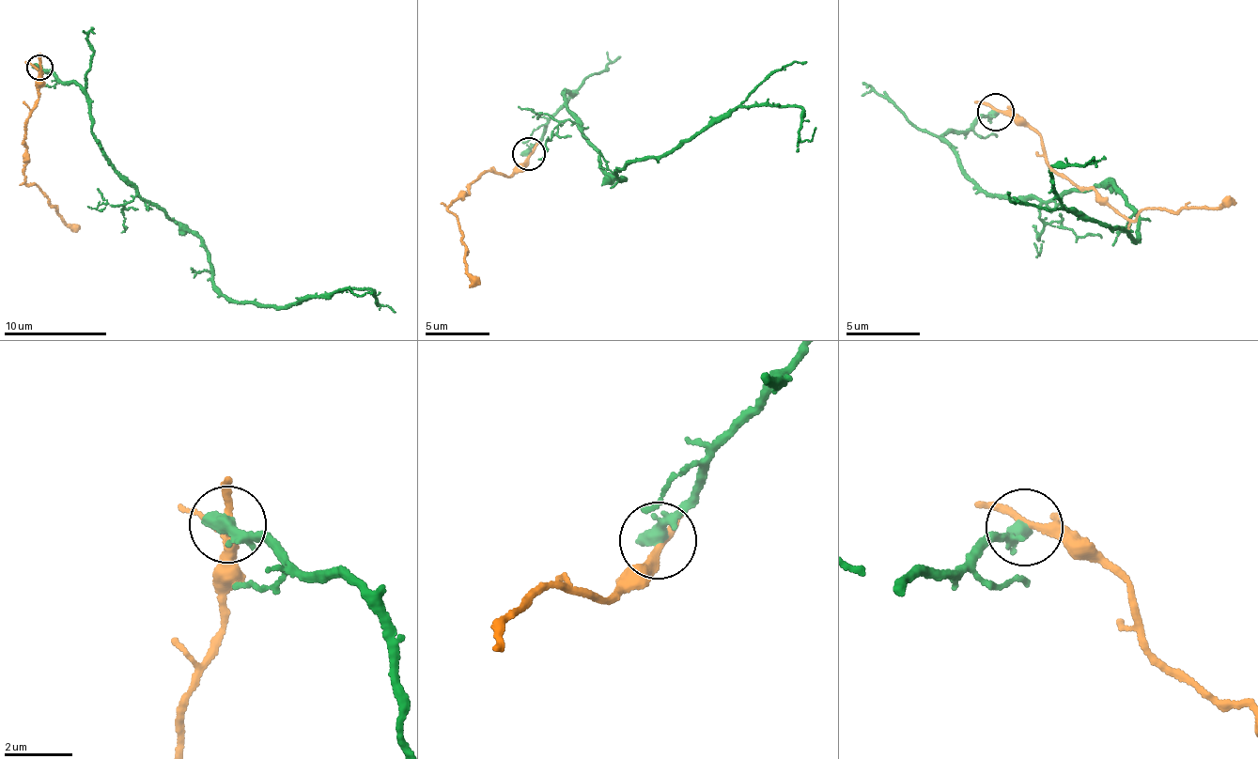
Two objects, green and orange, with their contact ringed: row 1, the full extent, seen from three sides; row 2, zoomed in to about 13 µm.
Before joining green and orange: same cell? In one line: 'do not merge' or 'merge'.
do not merge

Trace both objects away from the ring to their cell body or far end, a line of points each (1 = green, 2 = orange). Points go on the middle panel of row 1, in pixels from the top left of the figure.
1: (529, 153), (567, 88), (597, 162), (625, 178), (614, 171), (737, 108), (793, 103), (798, 134), (815, 128)
2: (529, 153), (529, 164), (514, 174), (480, 177), (465, 197), (447, 209), (457, 218), (466, 276), (476, 287)

